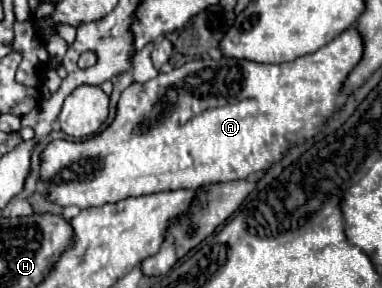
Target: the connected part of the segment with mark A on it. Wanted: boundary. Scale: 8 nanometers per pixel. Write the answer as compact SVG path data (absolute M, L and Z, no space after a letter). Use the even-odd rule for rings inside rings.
M348 28L348 32L342 32L336 40L332 40L330 44L326 44L324 48L320 48L314 54L308 56L300 56L294 62L286 62L286 64L256 64L250 60L228 60L228 58L220 58L220 60L192 60L180 68L174 68L172 72L164 74L160 72L156 78L144 82L144 84L130 84L118 102L118 110L116 110L116 118L114 122L100 132L94 138L82 140L82 142L68 142L68 140L54 140L48 144L48 148L42 152L42 172L40 172L40 180L50 188L50 200L54 200L60 206L78 206L78 208L90 208L90 206L104 206L110 202L118 202L124 200L128 196L148 196L148 194L156 194L156 192L168 192L168 190L178 190L178 188L200 188L200 184L212 184L216 180L240 180L240 178L248 178L250 174L262 172L266 168L270 168L270 164L278 162L286 150L288 144L300 144L304 142L308 136L312 136L322 118L330 116L334 110L334 102L340 94L340 88L348 76L348 72L358 64L362 56L362 44L360 44L360 36L356 36L354 28ZM210 82L244 82L244 84L210 84ZM196 104L208 104L204 106L204 110L208 108L208 112L204 112L204 116L194 116L196 114Z

